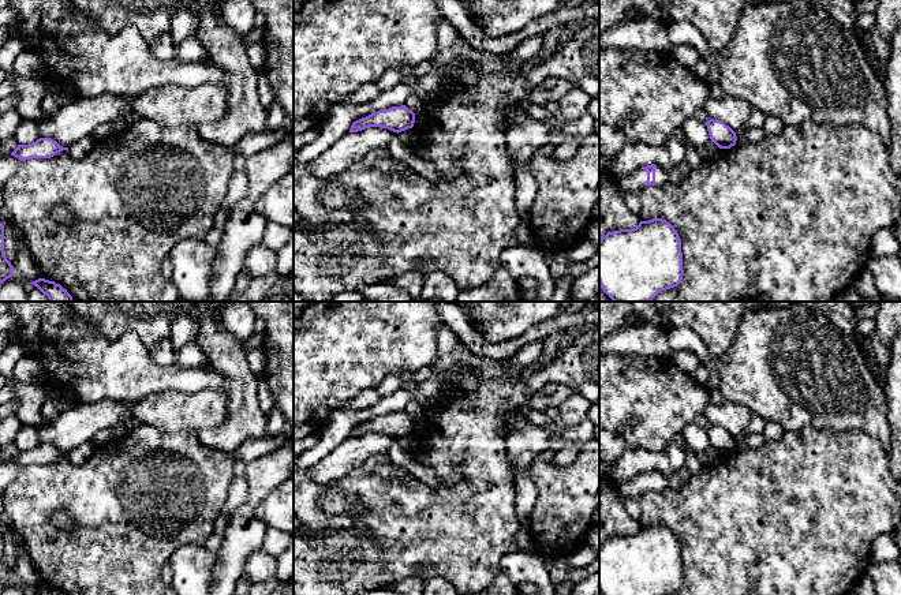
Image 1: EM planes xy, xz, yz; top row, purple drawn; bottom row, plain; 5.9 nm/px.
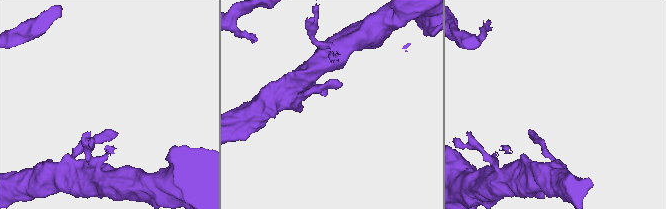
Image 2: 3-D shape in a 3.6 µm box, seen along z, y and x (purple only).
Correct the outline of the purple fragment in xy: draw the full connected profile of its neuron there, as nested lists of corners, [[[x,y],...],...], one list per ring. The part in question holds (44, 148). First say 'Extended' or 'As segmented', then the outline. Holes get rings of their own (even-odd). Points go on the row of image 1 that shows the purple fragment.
As segmented. [[[40,138],[29,145],[18,145],[11,156],[19,158],[20,161],[26,161],[30,158],[51,158],[63,150],[68,151],[68,147],[60,146],[51,138]]]

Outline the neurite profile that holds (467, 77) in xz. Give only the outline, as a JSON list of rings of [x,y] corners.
[[[466,67],[460,71],[457,71],[453,75],[453,79],[456,83],[461,85],[463,87],[472,87],[481,78],[482,71],[475,70],[472,67]]]

